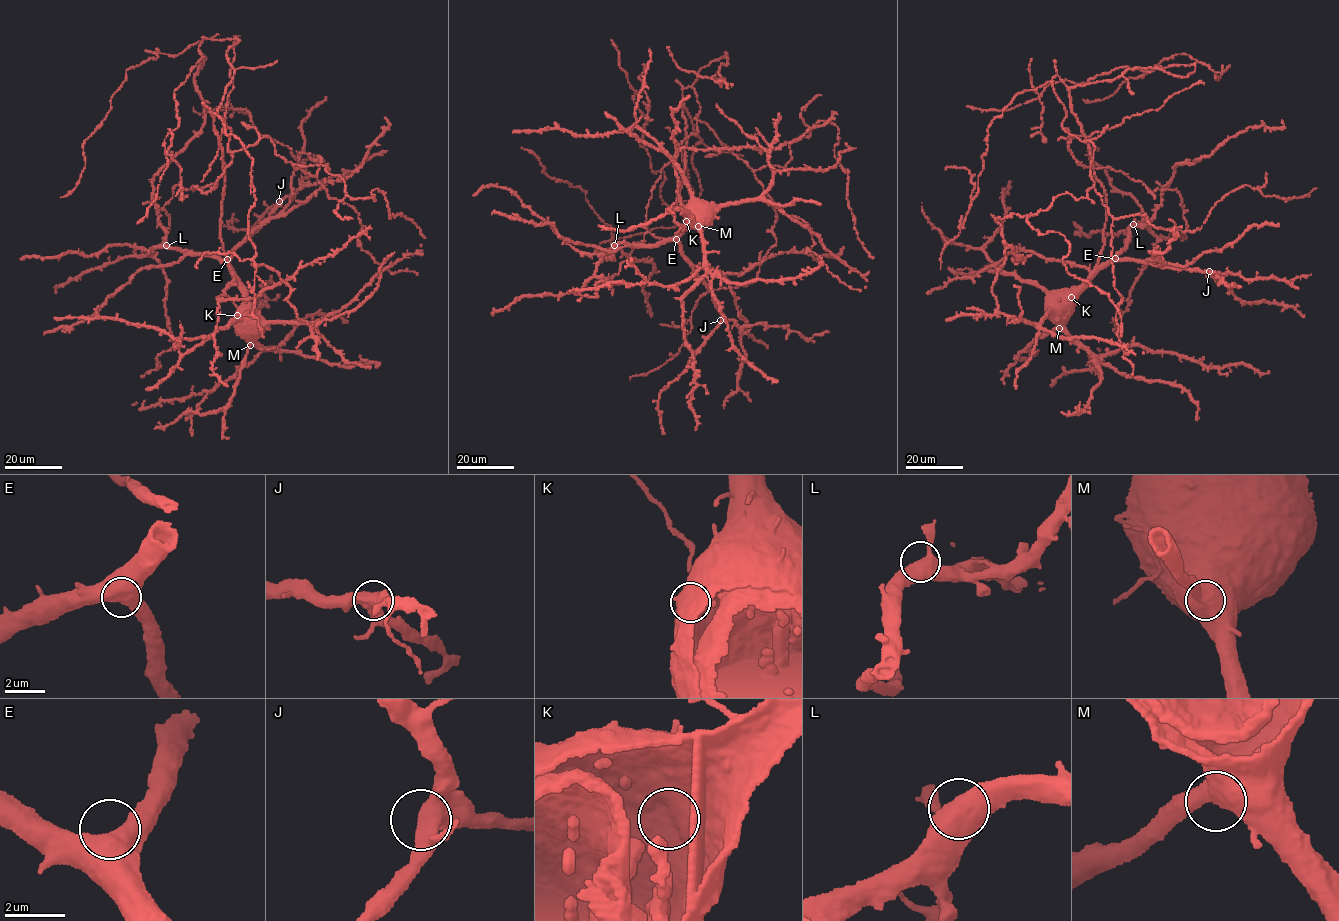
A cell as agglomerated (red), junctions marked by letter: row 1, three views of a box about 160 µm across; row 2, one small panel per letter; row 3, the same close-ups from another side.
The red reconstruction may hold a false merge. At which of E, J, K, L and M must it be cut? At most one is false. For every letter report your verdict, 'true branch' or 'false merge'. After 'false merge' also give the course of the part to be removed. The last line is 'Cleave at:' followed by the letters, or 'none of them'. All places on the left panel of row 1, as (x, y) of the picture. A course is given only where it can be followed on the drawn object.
E: true branch
J: true branch
K: false merge; foreign part runs (237, 315), (237, 308), (226, 295)
L: true branch
M: true branch
Cleave at: K

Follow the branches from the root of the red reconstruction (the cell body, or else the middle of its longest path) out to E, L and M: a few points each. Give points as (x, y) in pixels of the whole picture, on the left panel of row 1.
E: (246, 324), (243, 291), (227, 259)
L: (246, 324), (243, 291), (226, 264), (207, 255), (180, 251), (166, 245)
M: (246, 324), (250, 345)

